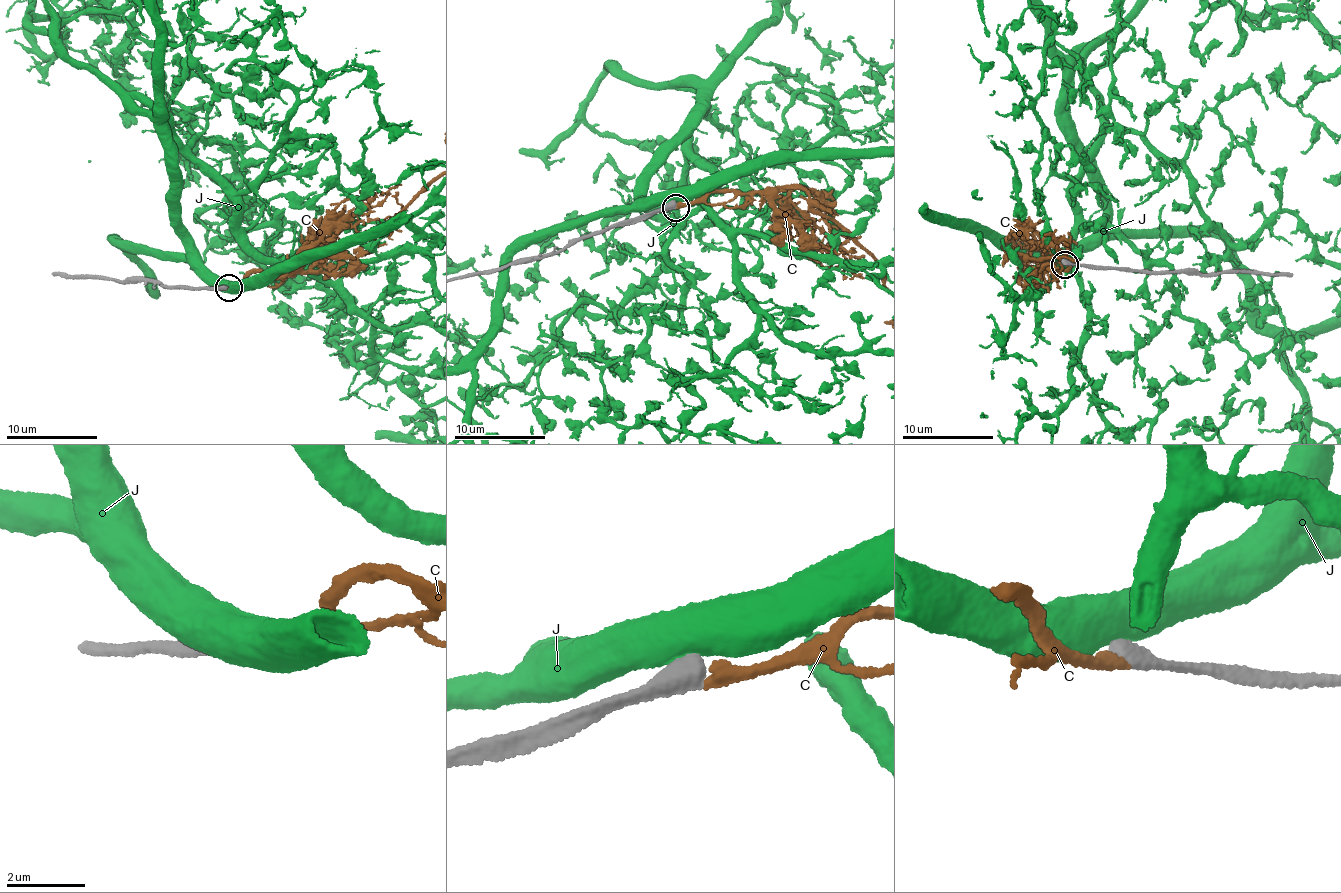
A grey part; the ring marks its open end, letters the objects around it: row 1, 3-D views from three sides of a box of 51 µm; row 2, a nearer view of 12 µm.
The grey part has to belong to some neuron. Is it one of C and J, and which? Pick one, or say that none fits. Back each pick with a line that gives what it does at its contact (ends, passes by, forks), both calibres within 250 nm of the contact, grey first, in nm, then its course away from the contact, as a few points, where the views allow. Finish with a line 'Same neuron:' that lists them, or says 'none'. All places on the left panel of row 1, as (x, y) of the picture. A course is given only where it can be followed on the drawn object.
C: It ends there. Thickness 600 nm (grey) against 360 nm
Same neuron: C

